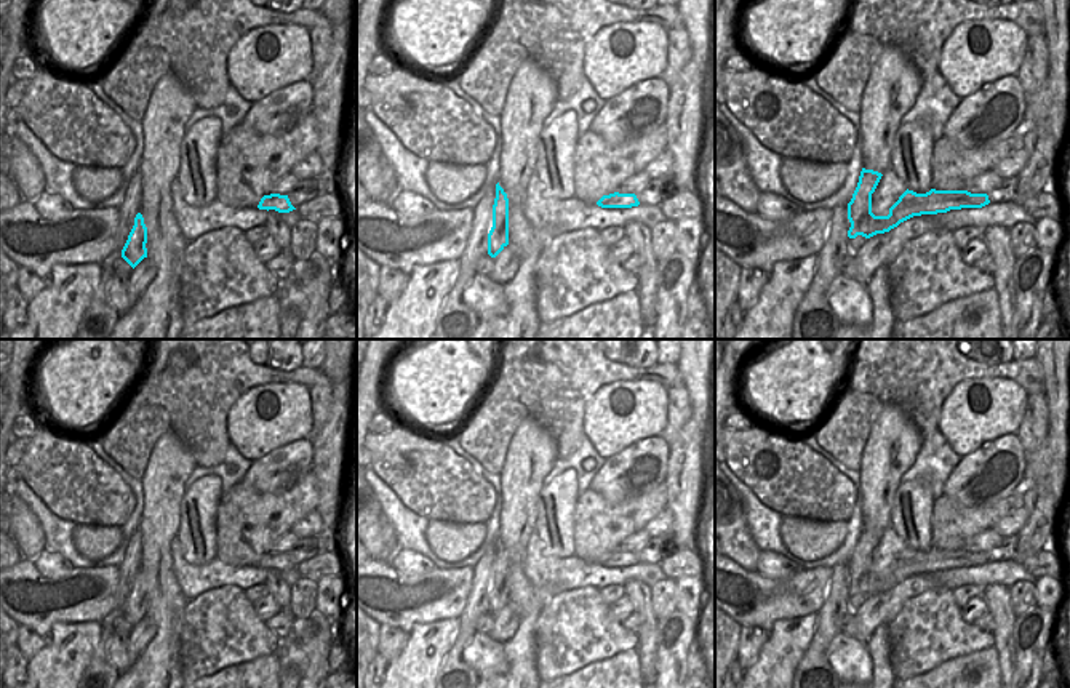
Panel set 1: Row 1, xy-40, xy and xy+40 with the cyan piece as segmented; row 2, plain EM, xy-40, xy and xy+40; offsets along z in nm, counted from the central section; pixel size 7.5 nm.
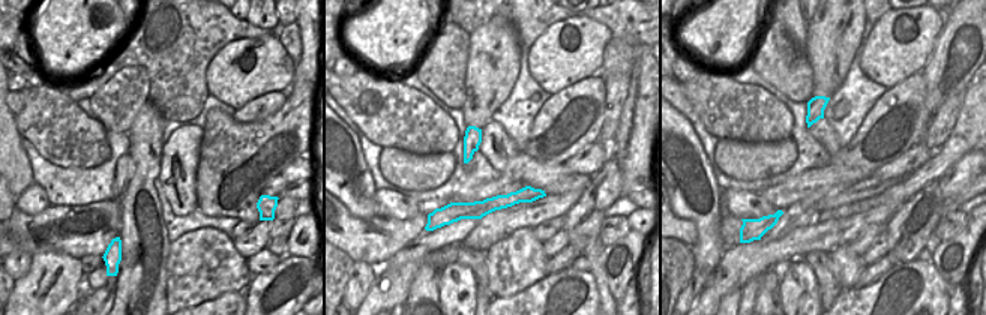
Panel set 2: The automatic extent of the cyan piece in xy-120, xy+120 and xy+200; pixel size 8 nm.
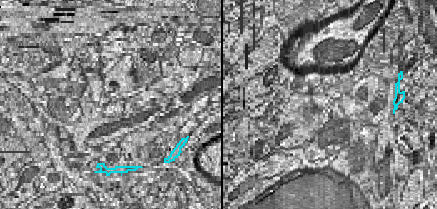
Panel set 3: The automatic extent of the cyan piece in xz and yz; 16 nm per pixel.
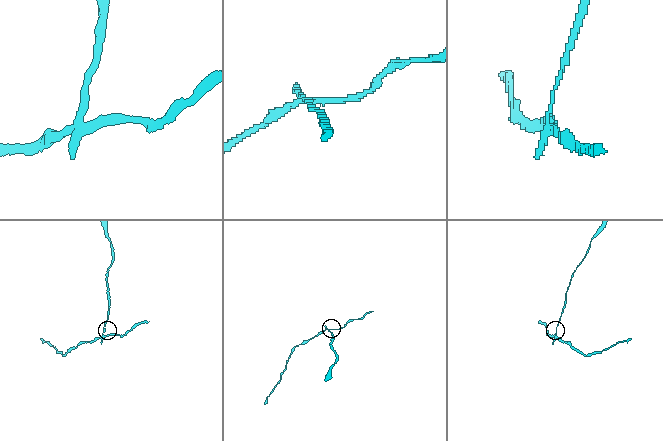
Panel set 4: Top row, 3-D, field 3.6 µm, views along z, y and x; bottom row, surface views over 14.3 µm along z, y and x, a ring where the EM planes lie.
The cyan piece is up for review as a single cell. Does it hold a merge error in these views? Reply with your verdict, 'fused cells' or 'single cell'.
fused cells

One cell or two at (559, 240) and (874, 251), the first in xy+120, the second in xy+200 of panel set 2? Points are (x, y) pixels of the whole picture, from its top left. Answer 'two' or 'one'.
one

